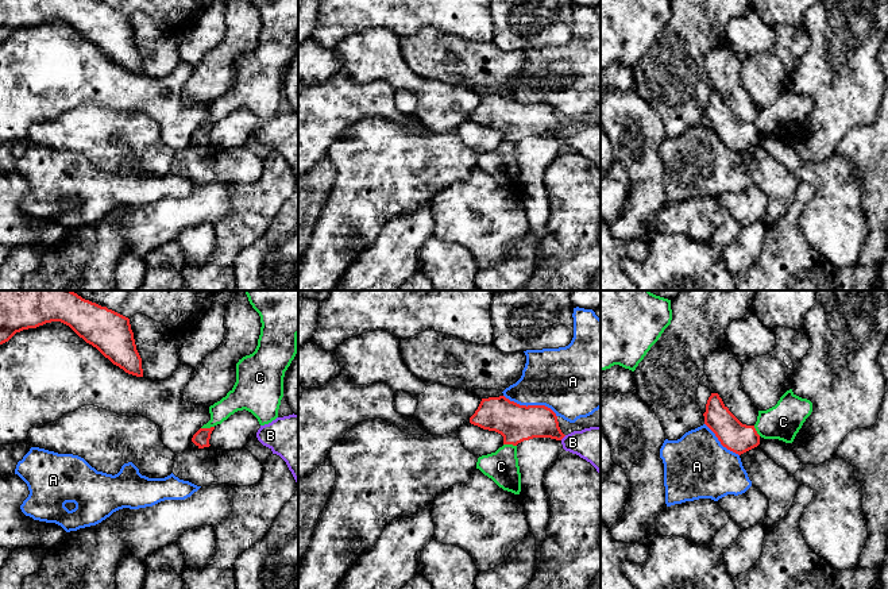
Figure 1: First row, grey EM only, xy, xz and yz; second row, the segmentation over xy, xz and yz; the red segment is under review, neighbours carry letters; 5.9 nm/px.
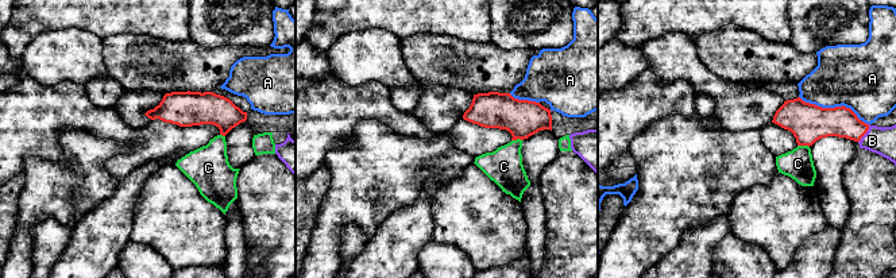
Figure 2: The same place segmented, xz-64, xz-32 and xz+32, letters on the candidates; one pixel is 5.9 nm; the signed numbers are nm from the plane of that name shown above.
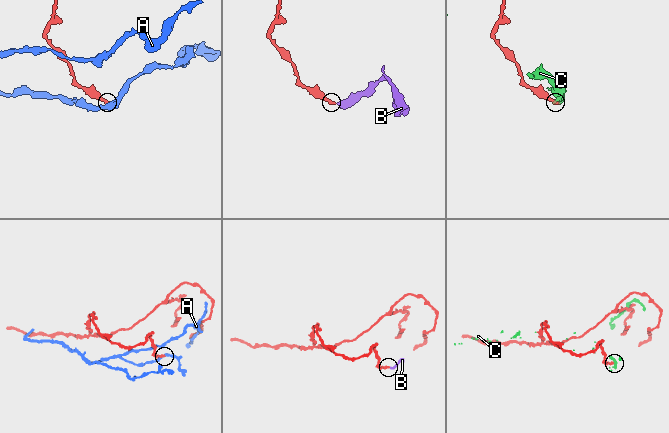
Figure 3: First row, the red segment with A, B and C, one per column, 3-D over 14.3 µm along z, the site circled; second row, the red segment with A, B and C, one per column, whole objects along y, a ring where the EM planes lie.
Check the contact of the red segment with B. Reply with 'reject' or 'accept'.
accept

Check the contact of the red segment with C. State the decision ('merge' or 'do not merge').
do not merge

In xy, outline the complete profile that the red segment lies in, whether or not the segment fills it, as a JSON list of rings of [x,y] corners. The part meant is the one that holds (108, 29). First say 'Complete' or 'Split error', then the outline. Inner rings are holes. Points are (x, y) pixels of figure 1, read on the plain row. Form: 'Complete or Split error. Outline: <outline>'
Complete. Outline: [[[0,0],[0,42],[8,39],[16,30],[51,19],[69,23],[113,62],[128,72],[143,74],[142,55],[136,47],[130,16],[96,0]]]

